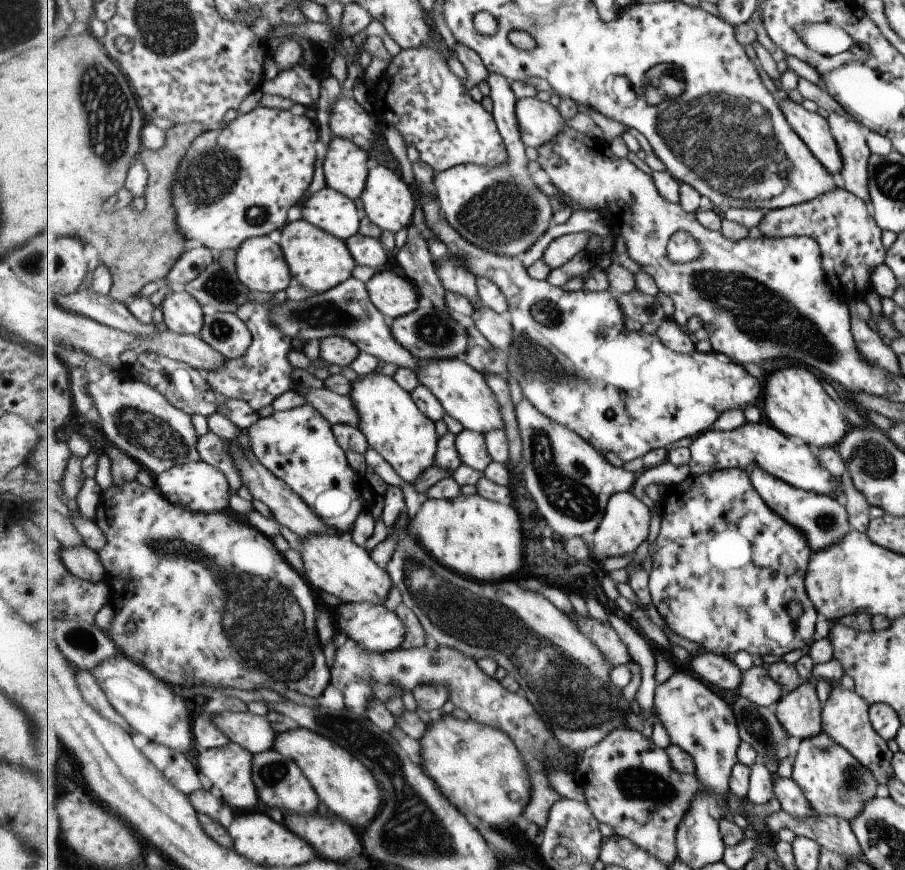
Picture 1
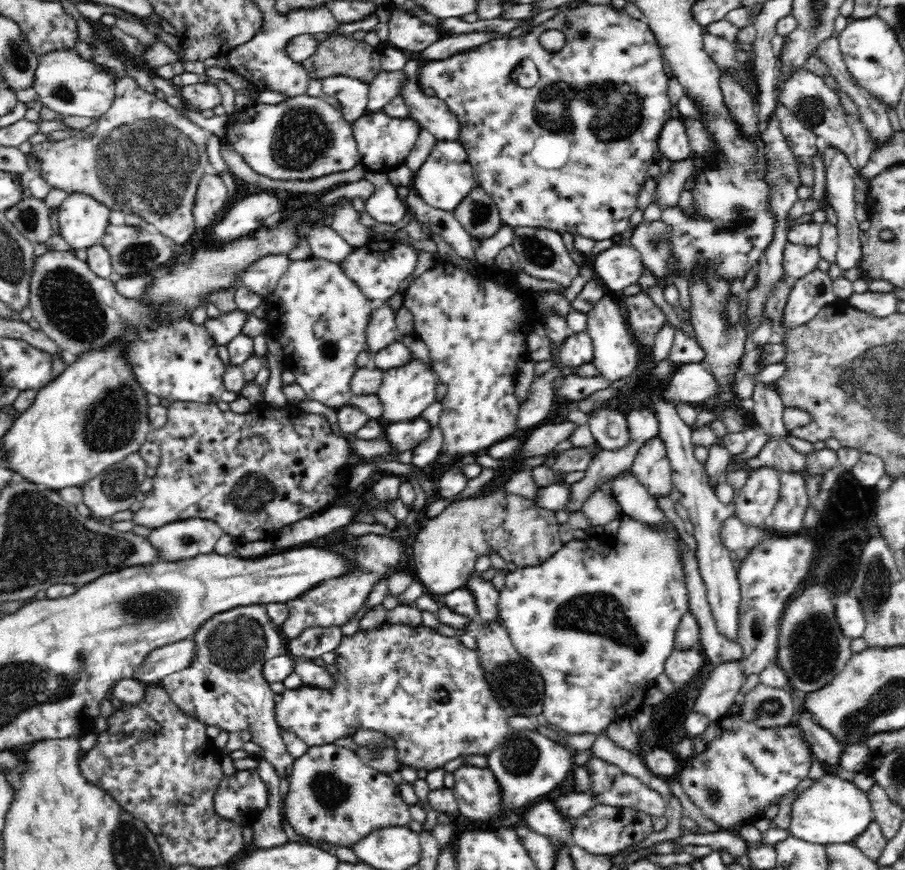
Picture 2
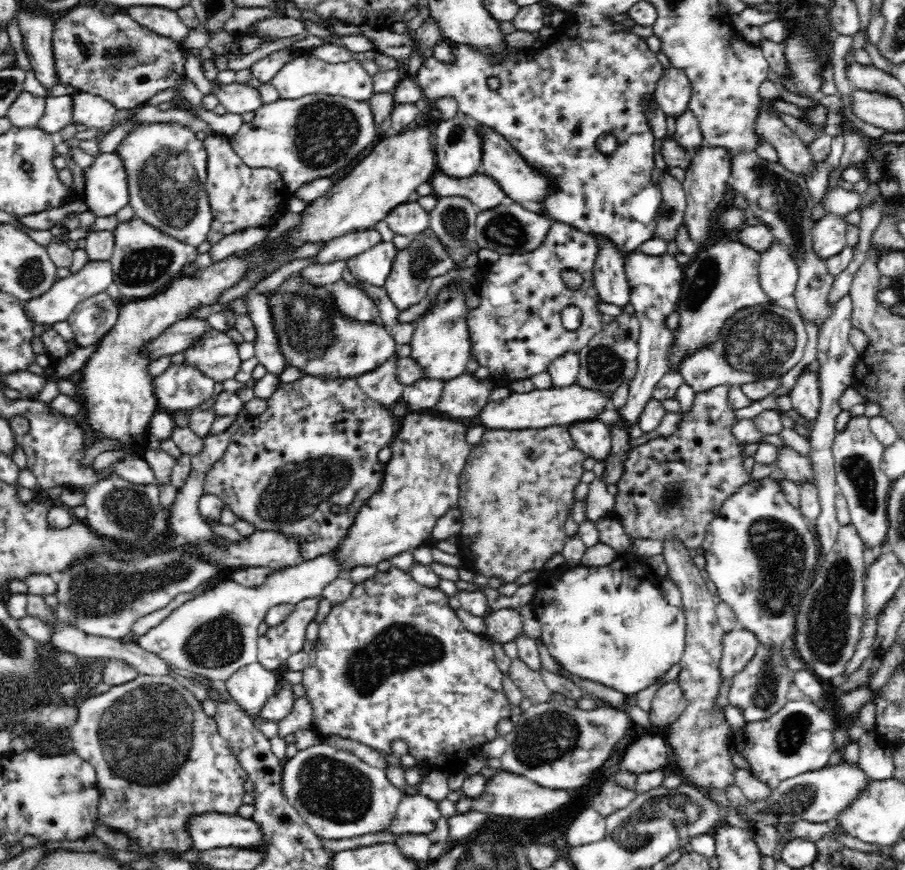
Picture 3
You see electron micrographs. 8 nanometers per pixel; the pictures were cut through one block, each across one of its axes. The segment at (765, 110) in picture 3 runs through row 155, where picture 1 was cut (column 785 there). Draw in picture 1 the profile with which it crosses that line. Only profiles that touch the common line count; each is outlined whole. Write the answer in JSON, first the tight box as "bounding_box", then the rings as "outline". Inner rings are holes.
{"bounding_box":[774,778,813,818],"outline":[[[775,778],[774,794],[781,802],[782,809],[789,812],[789,815],[804,818],[813,815],[809,804],[805,801],[805,794],[799,784],[792,778]]]}

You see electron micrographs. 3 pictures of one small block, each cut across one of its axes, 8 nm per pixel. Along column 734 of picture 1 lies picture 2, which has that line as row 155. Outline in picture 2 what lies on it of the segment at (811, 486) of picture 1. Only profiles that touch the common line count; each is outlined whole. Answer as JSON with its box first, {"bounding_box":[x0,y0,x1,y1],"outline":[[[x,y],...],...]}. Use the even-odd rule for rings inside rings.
{"bounding_box":[411,140,477,213],"outline":[[[437,140],[428,160],[414,172],[411,188],[429,207],[454,213],[462,200],[477,186],[473,174],[468,154],[459,141]]]}

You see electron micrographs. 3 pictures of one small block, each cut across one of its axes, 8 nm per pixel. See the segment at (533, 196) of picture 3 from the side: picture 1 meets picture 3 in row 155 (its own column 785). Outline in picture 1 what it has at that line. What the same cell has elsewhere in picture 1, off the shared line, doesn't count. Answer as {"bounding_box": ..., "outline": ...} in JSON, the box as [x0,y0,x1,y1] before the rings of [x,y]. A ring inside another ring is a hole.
{"bounding_box":[748,465,850,553],"outline":[[[758,465],[749,468],[748,471],[756,492],[764,498],[764,502],[771,509],[806,534],[806,540],[809,540],[809,546],[812,548],[813,553],[833,545],[835,541],[848,532],[850,526],[847,526],[847,516],[845,516],[845,510],[843,510],[844,506],[838,504],[833,498],[804,492],[776,478],[767,469],[763,469]]]}

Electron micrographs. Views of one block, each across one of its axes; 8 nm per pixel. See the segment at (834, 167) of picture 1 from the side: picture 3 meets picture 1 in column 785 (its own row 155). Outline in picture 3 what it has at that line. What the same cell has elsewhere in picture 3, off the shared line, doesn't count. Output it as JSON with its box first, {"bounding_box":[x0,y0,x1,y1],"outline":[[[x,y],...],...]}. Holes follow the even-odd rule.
{"bounding_box":[76,153,129,216],"outline":[[[112,153],[95,157],[93,166],[84,172],[84,191],[76,208],[93,212],[98,216],[114,216],[118,210],[128,206],[129,194],[126,171],[122,170],[121,159]]]}

